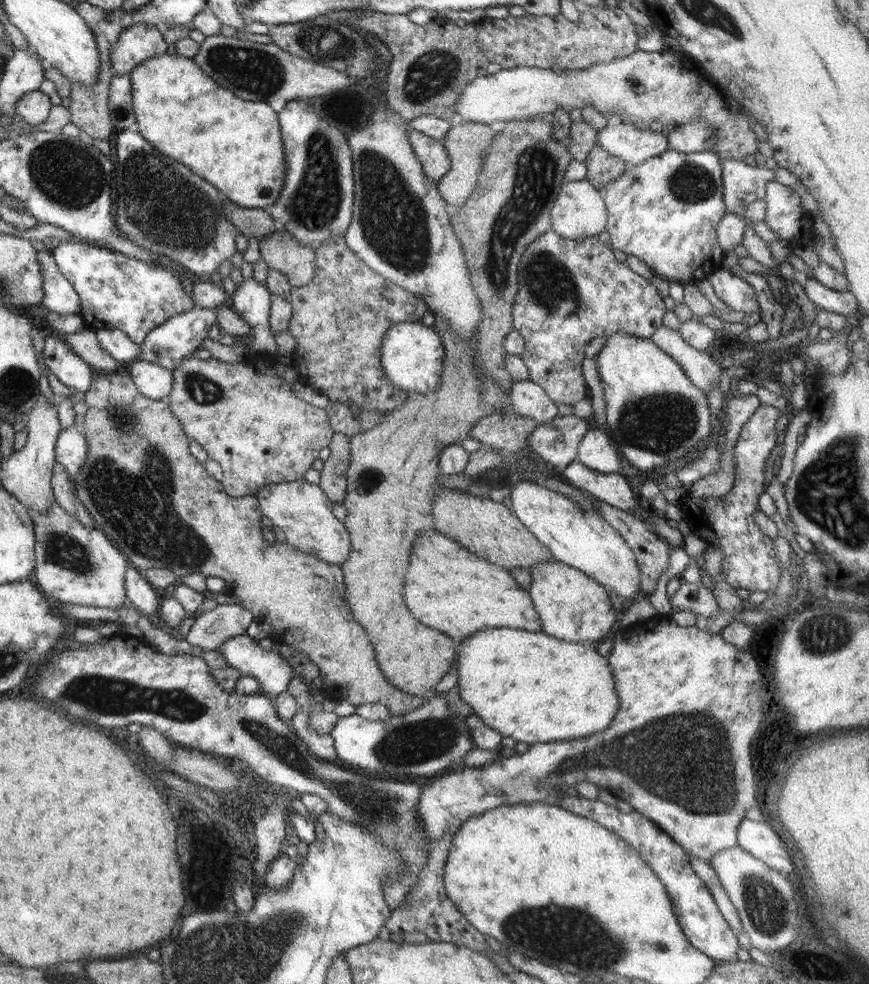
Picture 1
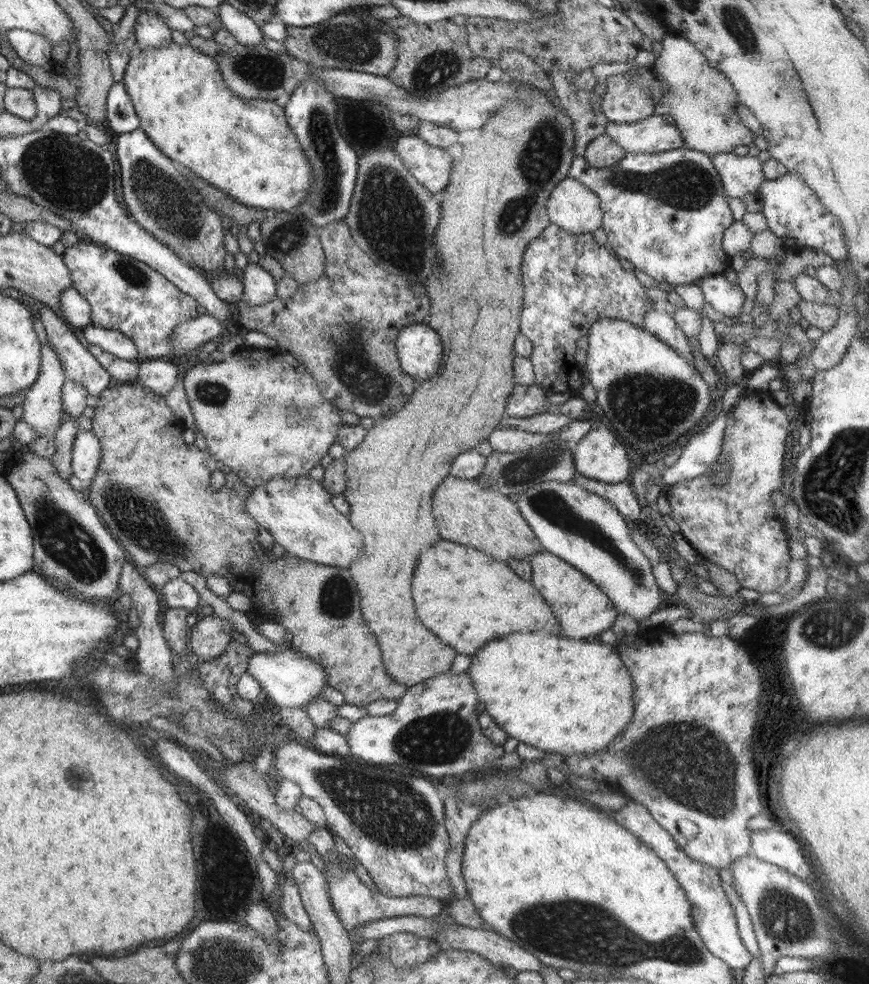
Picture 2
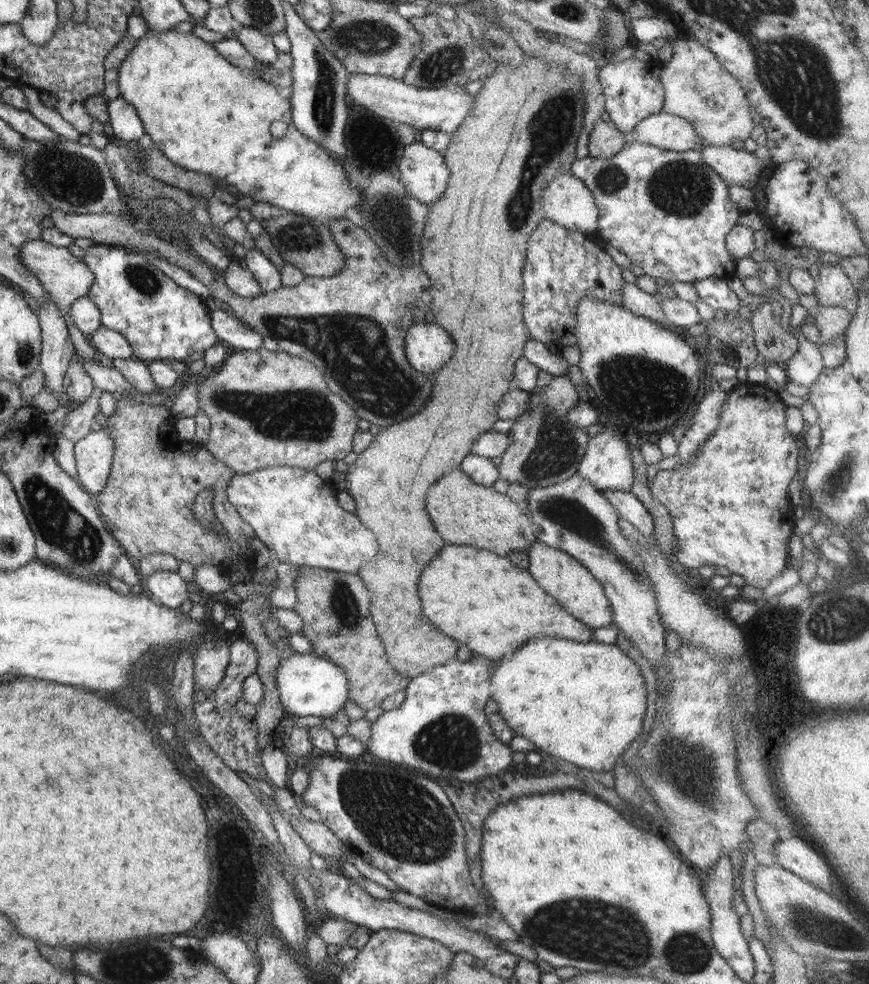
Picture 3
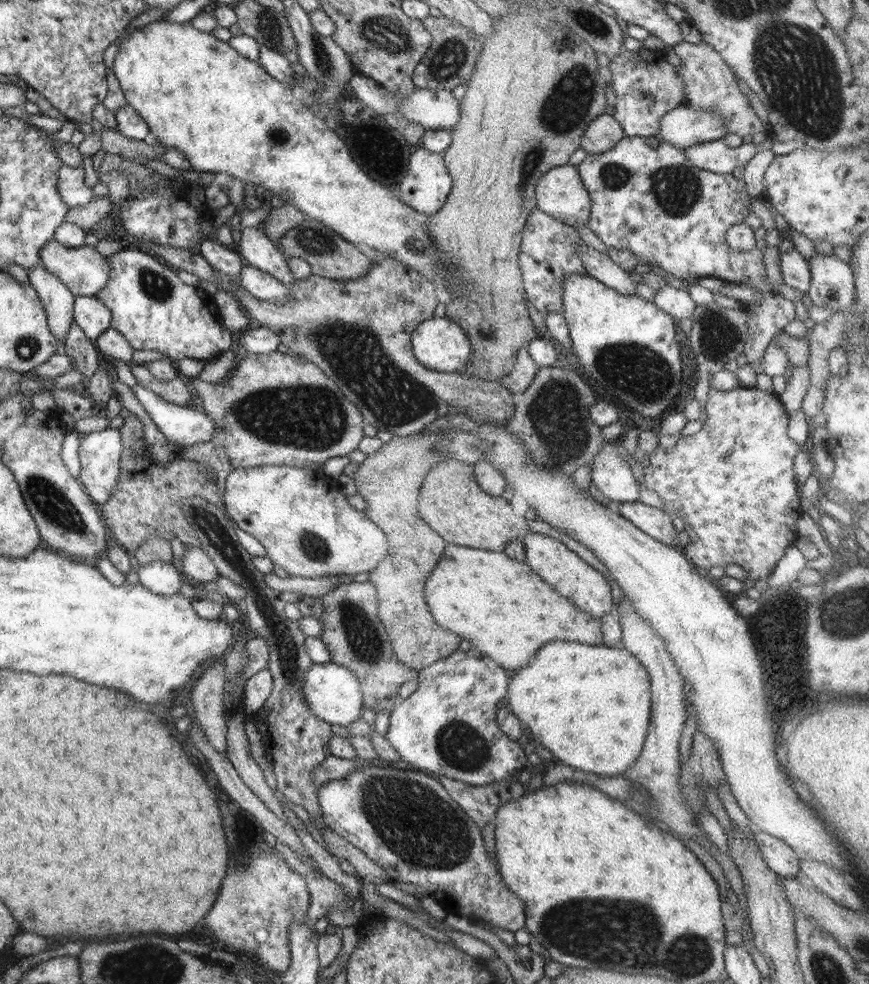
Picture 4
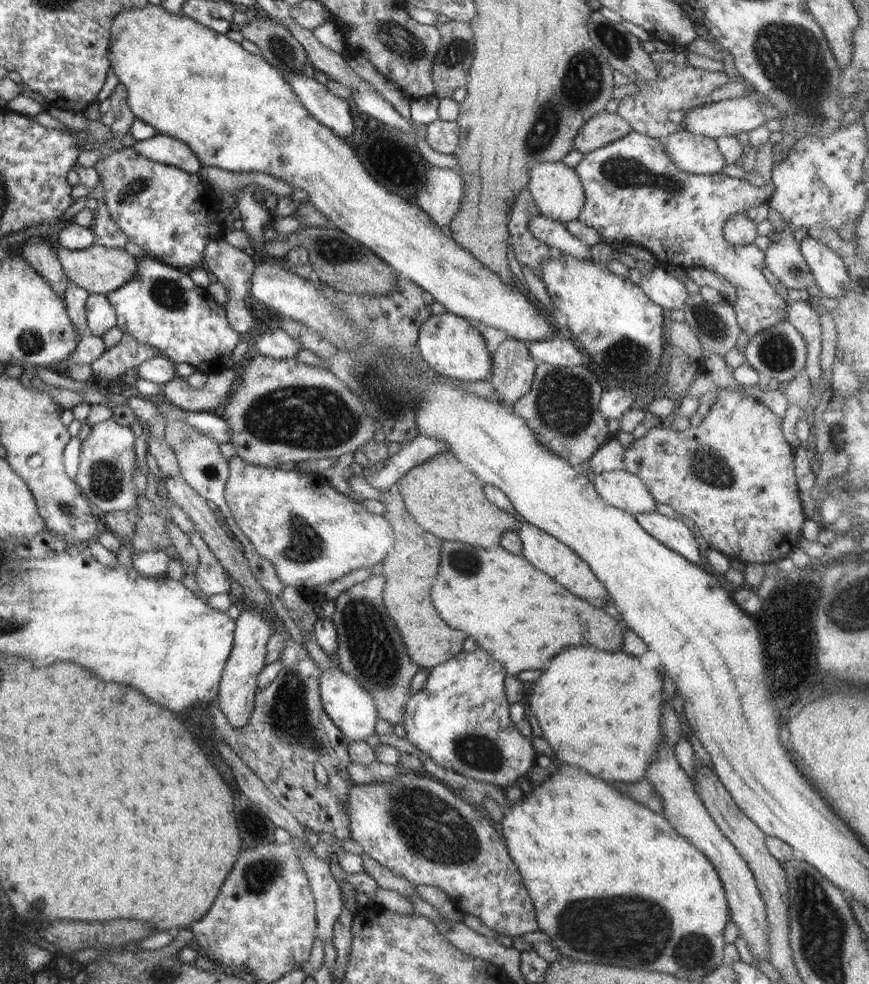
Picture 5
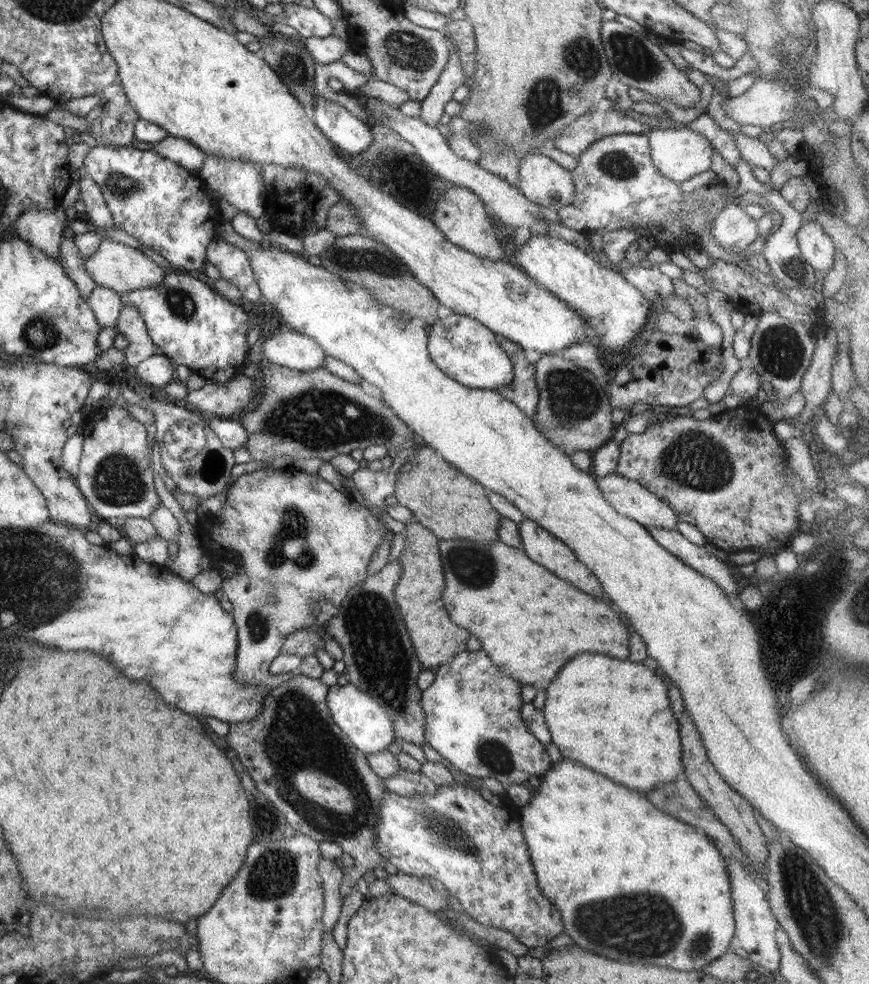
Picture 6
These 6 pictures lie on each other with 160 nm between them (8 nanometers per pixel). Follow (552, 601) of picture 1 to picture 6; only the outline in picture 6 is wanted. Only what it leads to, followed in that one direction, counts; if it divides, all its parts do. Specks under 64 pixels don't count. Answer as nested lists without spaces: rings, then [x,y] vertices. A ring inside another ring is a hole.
[[[526,518],[522,519],[522,522],[519,523],[518,529],[524,552],[530,556],[530,560],[534,560],[534,562],[538,562],[540,566],[544,566],[546,570],[554,572],[558,578],[568,580],[570,584],[574,584],[578,590],[582,590],[582,592],[586,592],[586,594],[592,594],[592,596],[596,596],[596,598],[602,598],[602,596],[604,596],[600,582],[594,578],[594,574],[582,564],[582,561],[569,546],[566,546],[561,540],[558,540],[558,538],[546,530],[543,530],[536,522]]]

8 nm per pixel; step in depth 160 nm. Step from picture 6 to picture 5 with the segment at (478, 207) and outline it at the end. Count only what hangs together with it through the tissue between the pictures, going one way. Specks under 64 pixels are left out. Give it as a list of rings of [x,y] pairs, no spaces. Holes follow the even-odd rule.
[[[429,165],[415,204],[426,212],[434,224],[449,230],[450,221],[460,210],[464,198],[464,181],[455,169]]]

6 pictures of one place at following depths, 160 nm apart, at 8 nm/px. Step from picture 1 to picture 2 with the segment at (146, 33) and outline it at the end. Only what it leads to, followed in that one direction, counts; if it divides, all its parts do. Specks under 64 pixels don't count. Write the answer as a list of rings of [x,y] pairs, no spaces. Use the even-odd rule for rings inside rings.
[[[142,9],[134,27],[139,51],[150,47],[156,49],[168,47],[173,42],[172,31],[158,15]]]

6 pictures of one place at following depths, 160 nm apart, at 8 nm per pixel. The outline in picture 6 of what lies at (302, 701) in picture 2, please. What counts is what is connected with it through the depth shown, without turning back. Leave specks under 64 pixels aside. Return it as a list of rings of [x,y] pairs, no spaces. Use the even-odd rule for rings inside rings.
[[[342,680],[328,689],[326,697],[332,720],[346,733],[352,744],[365,755],[383,750],[396,738],[393,722],[386,709],[373,696]]]

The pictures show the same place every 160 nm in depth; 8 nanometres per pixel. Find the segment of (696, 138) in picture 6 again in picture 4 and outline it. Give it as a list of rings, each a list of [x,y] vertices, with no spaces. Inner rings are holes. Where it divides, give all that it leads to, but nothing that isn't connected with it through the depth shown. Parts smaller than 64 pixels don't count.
[[[723,139],[698,143],[684,150],[688,160],[699,169],[709,170],[716,174],[732,174],[736,168],[748,164],[757,153],[753,144],[743,144],[732,148]]]

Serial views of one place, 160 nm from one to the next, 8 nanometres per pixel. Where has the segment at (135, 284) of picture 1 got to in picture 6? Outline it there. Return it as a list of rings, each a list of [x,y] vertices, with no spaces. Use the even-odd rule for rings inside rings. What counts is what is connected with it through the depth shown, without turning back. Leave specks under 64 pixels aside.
[[[168,270],[158,286],[123,293],[121,301],[123,306],[137,306],[150,338],[159,348],[158,352],[171,358],[176,366],[183,364],[192,372],[202,375],[204,380],[221,383],[243,372],[246,352],[249,350],[246,343],[246,336],[250,330],[248,314],[235,301],[226,299],[207,283],[192,277],[188,272]]]

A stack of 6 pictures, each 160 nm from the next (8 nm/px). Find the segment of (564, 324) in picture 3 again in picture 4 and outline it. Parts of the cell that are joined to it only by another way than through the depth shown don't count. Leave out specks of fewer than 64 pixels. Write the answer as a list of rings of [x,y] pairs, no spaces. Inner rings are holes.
[[[538,208],[531,210],[522,231],[519,265],[525,293],[538,312],[563,312],[563,280],[571,274],[587,274],[578,254],[581,244],[585,244],[584,240],[573,226],[548,216]]]

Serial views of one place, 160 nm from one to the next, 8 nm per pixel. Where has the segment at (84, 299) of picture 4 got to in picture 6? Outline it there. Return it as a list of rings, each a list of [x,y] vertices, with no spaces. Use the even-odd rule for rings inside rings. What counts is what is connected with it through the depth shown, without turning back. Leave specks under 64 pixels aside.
[[[97,286],[86,299],[102,329],[115,326],[123,307],[121,293]]]

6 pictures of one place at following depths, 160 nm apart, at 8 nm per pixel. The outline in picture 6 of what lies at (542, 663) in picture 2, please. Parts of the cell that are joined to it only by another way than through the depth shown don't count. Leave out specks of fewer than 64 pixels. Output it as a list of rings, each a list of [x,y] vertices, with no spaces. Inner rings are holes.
[[[590,652],[588,654],[578,654],[566,666],[562,666],[562,670],[556,676],[556,680],[546,688],[546,702],[544,702],[542,712],[551,734],[551,742],[558,746],[562,756],[566,756],[570,760],[576,760],[580,764],[584,762],[584,766],[590,766],[592,770],[597,771],[598,774],[603,774],[606,778],[610,778],[612,782],[630,787],[635,791],[649,791],[673,781],[680,773],[683,773],[682,748],[680,748],[680,736],[678,736],[678,722],[674,722],[672,710],[670,710],[670,702],[668,702],[668,696],[666,696],[667,687],[668,681],[666,681],[666,686],[664,686],[662,678],[656,676],[644,664],[610,658],[606,654],[590,654]]]

